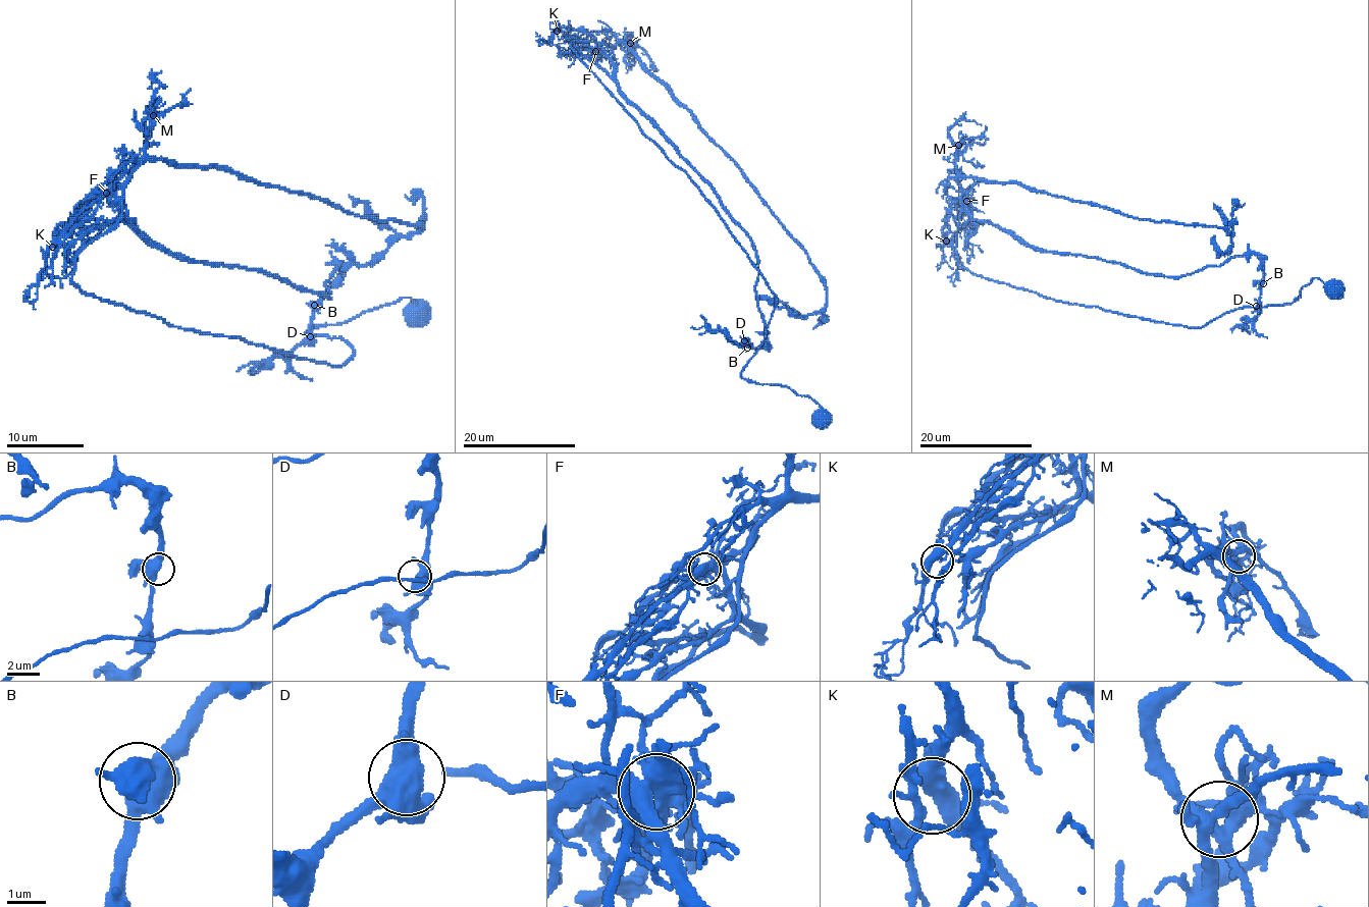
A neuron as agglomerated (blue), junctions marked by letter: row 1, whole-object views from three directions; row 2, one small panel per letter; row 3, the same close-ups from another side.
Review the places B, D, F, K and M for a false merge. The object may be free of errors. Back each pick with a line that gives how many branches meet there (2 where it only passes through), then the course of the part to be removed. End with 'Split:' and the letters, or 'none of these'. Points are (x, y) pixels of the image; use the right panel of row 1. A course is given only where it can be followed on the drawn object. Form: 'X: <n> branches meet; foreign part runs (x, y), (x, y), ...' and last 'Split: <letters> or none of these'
F: 6 branches meet; foreign part runs (965, 202), (973, 218), (1039, 250), (1152, 273), (1191, 275), (1256, 255), (1260, 311), (1243, 331)
Split: F

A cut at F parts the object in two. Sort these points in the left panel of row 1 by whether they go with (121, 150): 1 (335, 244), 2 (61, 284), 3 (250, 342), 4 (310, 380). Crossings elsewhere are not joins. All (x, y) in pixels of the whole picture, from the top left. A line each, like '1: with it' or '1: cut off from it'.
1: with it
2: cut off from it
3: with it
4: cut off from it

